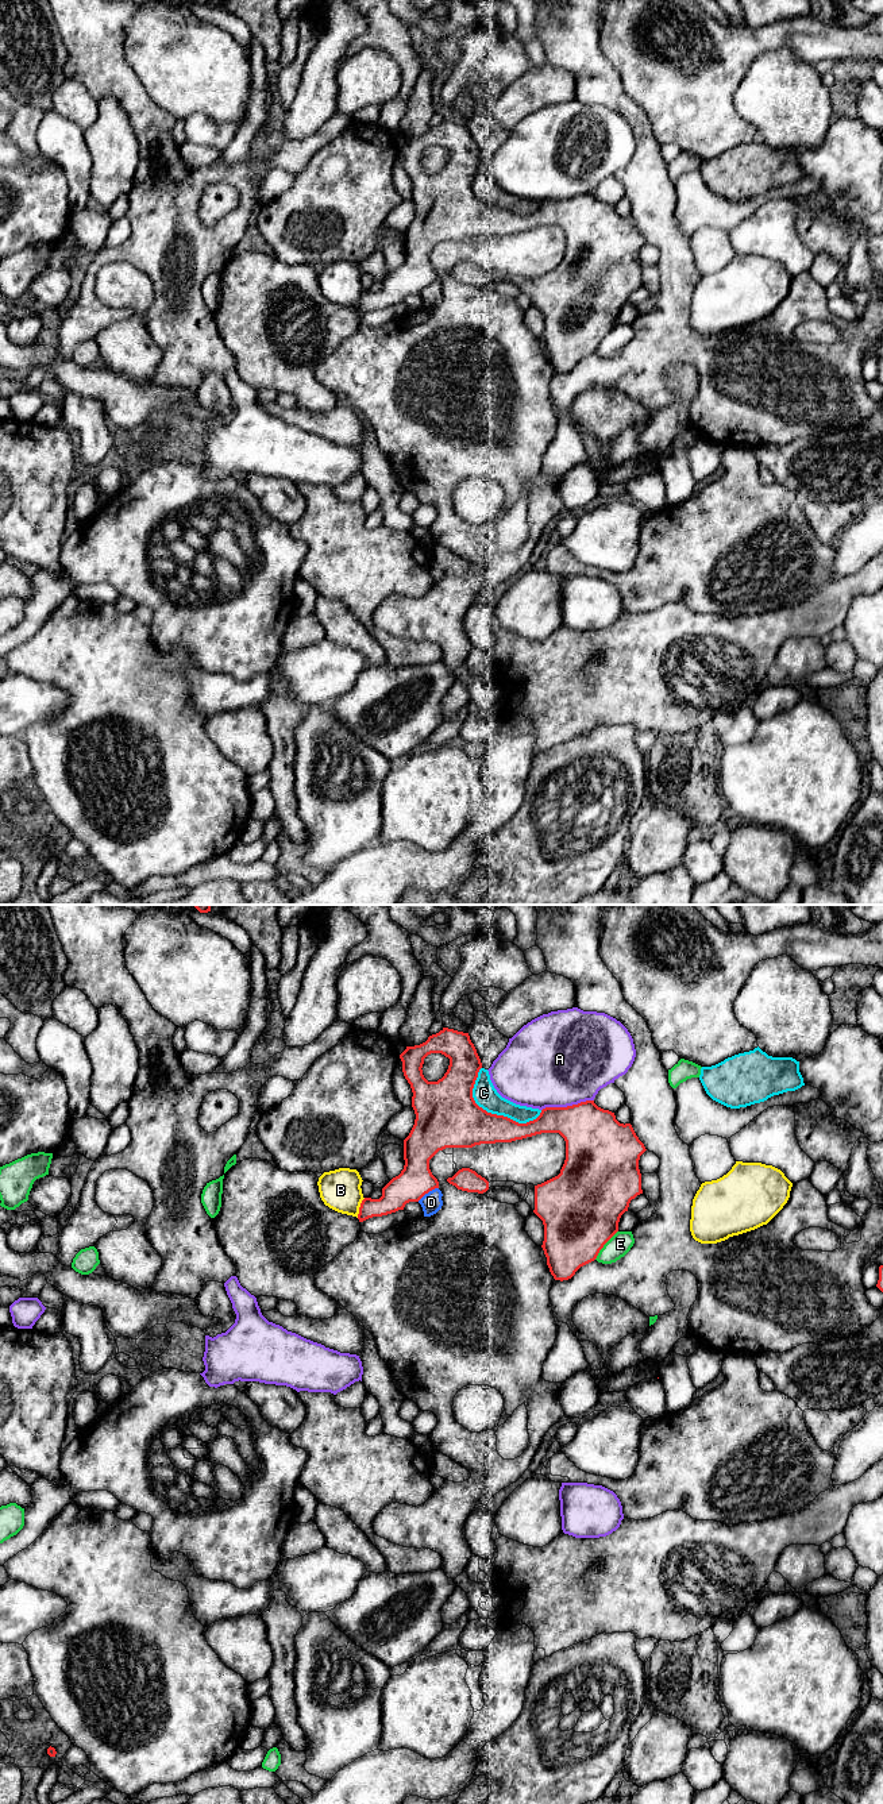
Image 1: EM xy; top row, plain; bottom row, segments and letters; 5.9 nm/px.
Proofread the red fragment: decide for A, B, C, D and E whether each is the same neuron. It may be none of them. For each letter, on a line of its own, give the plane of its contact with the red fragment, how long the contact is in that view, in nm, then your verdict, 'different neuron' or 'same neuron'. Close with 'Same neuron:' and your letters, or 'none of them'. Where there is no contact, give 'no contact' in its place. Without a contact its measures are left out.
A: xy | 320 nm | different neuron
B: xy | 130 nm | different neuron
C: xy | 460 nm | different neuron
D: xy | 150 nm | different neuron
E: xy | 220 nm | different neuron
Same neuron: none of them

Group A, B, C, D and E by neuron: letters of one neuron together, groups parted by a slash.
A / B / C / D / E

